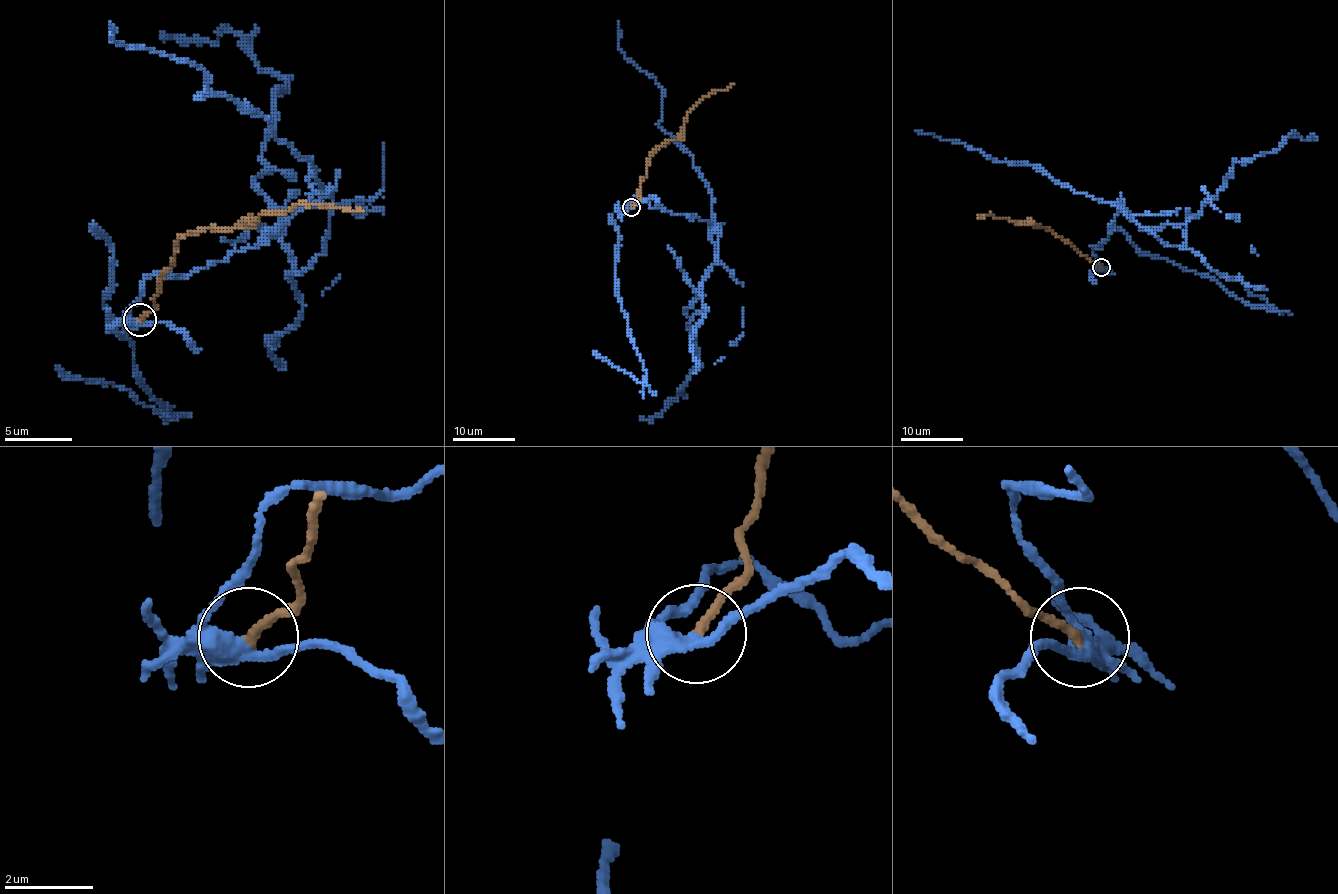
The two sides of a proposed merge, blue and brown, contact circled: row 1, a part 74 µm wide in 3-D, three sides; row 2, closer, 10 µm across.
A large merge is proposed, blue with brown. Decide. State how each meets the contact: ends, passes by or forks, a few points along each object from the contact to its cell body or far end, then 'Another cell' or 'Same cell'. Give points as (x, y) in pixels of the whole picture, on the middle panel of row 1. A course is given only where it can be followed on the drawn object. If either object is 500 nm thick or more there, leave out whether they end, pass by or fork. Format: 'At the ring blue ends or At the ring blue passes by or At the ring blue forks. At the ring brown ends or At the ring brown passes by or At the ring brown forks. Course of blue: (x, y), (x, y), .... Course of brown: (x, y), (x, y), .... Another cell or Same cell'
At the ring blue passes by. At the ring brown ends. Course of blue: (630, 207), (638, 196), (720, 228), (717, 262), (684, 310), (698, 361), (660, 414), (641, 417). Course of brown: (632, 207), (650, 154), (677, 137), (686, 114), (698, 101), (734, 83). Another cell

